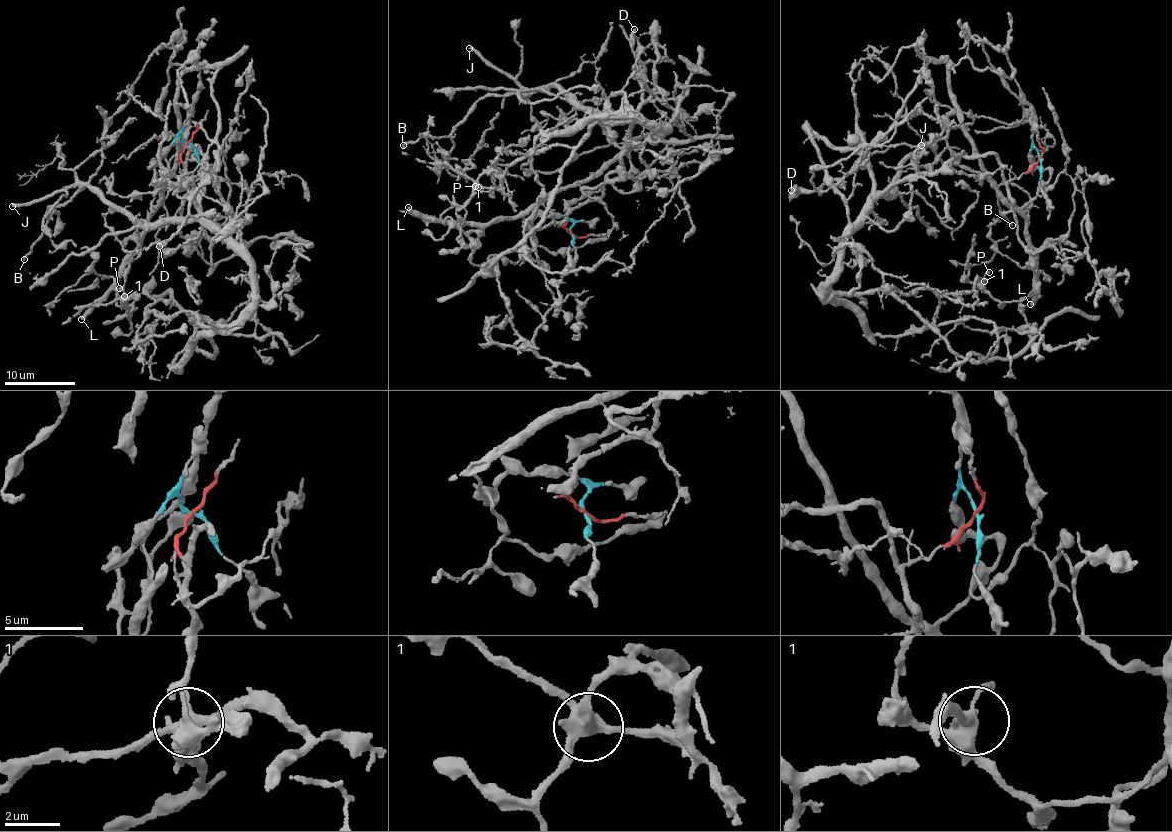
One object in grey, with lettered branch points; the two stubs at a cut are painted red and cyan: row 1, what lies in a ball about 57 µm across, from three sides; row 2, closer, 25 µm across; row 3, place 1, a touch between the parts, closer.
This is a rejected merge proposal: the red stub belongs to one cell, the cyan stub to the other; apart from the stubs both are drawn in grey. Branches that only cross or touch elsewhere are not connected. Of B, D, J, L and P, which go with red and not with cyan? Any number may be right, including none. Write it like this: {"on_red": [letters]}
{"on_red": ["B", "J"]}

